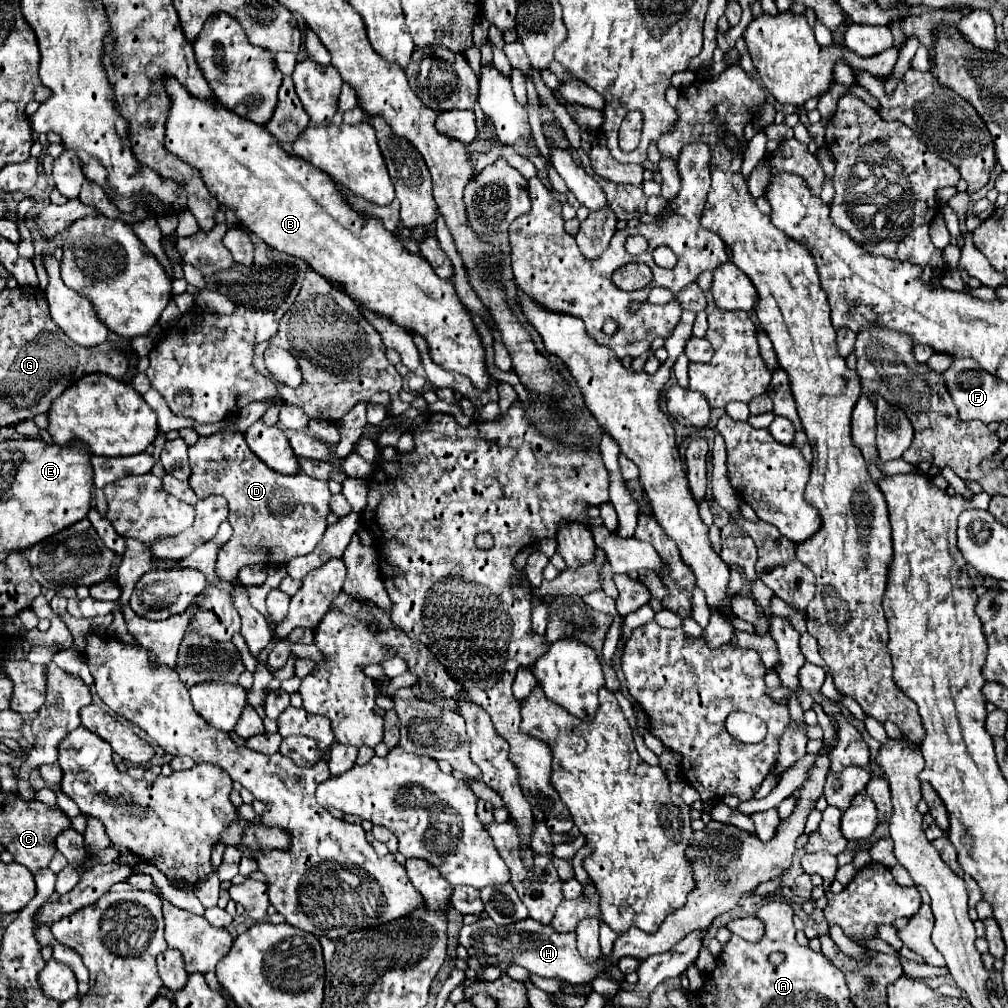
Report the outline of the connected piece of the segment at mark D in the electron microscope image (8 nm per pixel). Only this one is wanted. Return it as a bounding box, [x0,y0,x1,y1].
[188,414,330,580]

